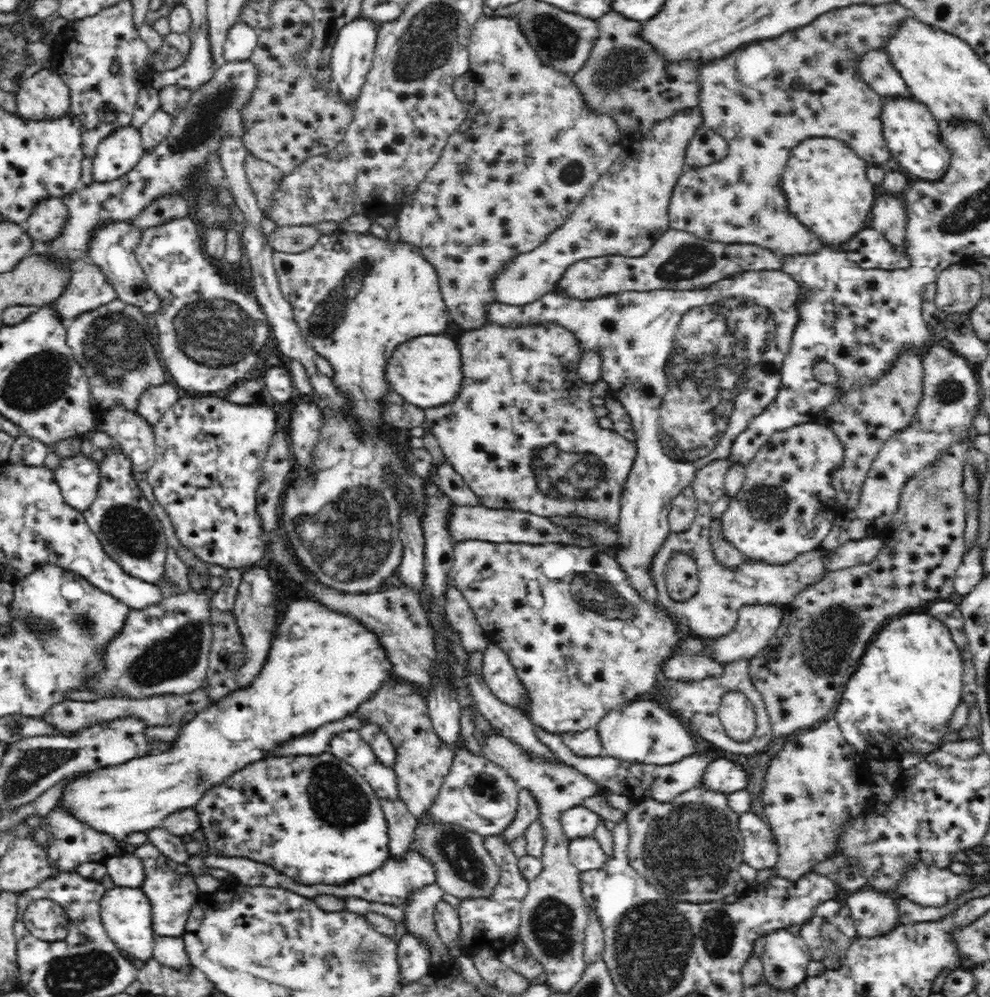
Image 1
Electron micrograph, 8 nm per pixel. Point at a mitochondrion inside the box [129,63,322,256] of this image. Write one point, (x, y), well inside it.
(204, 121)

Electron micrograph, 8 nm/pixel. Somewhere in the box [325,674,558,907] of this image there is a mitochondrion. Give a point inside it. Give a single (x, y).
(468, 867)

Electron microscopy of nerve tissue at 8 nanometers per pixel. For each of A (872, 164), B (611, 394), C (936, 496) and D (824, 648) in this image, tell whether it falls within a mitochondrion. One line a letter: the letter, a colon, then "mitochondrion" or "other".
A: other
B: other
C: mitochondrion
D: mitochondrion

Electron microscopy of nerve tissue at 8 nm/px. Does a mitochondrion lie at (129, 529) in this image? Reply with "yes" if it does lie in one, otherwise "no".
yes

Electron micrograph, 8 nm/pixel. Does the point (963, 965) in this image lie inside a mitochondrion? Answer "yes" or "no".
no

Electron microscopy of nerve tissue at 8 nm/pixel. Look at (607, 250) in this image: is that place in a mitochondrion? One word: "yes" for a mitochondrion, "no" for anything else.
no

